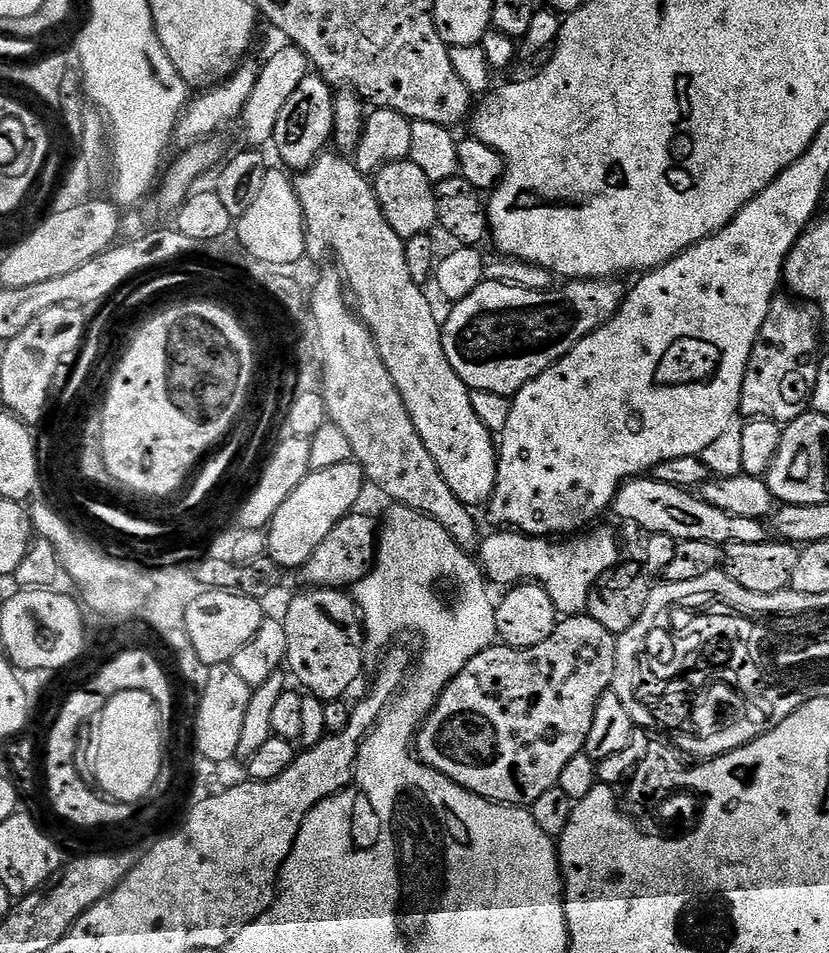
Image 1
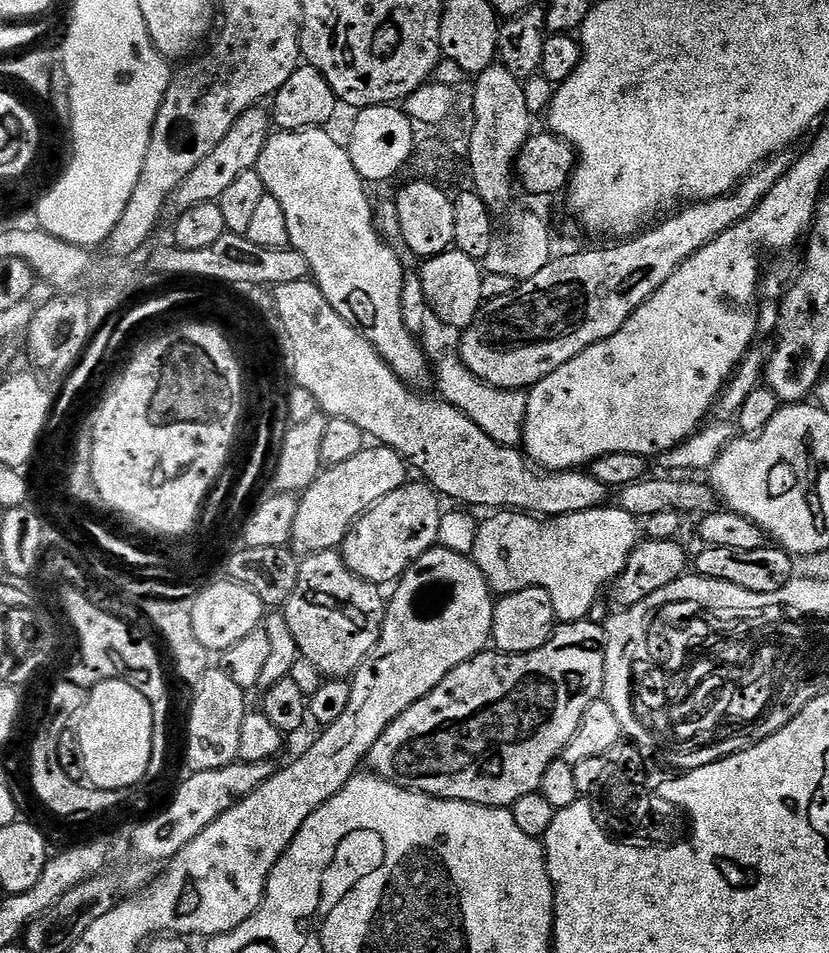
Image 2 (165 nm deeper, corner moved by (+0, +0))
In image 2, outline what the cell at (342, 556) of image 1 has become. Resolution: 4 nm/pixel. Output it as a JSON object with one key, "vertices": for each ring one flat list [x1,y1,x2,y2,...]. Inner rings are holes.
{"vertices":[[409,482,398,490,394,490,394,494,386,494,386,498,382,498,369,512,365,512,346,534,342,545,342,555,348,568,359,580,365,580,377,586,395,585,403,576,404,571,422,558,422,554,437,547,440,538,442,500,435,488,424,482,419,483]]}

